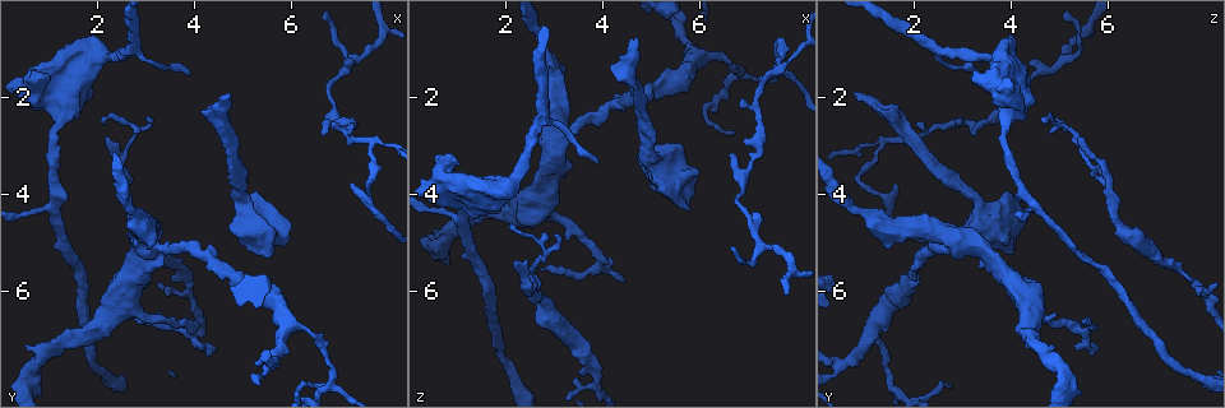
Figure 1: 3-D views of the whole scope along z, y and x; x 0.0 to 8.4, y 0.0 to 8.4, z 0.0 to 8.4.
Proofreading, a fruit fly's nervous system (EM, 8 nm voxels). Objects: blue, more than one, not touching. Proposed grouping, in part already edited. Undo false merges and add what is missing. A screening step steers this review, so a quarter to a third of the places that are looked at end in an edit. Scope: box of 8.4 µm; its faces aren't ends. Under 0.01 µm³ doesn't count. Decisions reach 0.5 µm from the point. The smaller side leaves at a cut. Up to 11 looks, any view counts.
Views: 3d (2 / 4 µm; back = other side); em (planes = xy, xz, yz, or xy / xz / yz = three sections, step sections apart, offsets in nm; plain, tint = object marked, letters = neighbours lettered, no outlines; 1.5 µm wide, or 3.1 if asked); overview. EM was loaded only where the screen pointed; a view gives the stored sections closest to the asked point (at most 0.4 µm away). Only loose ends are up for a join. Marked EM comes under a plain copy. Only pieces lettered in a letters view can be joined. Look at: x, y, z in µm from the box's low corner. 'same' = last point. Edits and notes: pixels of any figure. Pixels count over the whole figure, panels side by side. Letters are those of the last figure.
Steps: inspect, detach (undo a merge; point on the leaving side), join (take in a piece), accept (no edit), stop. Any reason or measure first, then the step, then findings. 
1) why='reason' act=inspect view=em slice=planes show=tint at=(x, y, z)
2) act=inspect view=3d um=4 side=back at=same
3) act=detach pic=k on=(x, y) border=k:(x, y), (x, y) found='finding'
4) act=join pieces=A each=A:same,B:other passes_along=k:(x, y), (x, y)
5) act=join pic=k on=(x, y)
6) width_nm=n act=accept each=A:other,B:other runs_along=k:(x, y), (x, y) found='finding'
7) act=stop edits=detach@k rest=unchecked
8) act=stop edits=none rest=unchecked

why='tapers out' act=inspect view=3d um=2 at=(3.85, 1.55, 3.40)

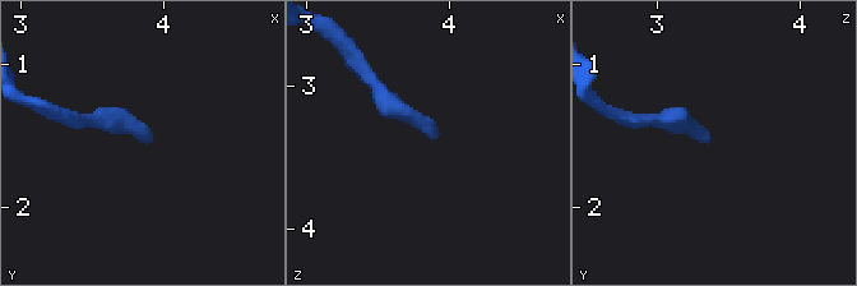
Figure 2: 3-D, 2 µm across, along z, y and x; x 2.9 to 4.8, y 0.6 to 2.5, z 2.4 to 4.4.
why='shape alone is not enough' act=inspect view=em slice=xz step=8 show=tint at=(3.86, 1.52, 3.38)

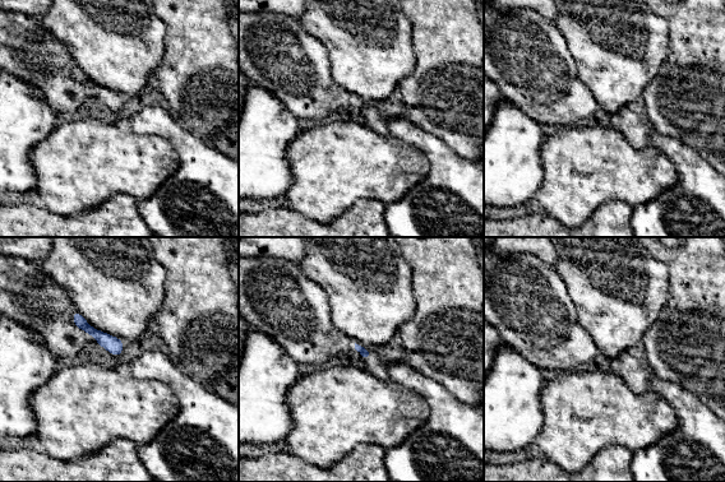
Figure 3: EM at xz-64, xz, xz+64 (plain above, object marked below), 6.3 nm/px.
act=inspect view=em slice=planes show=letters at=same

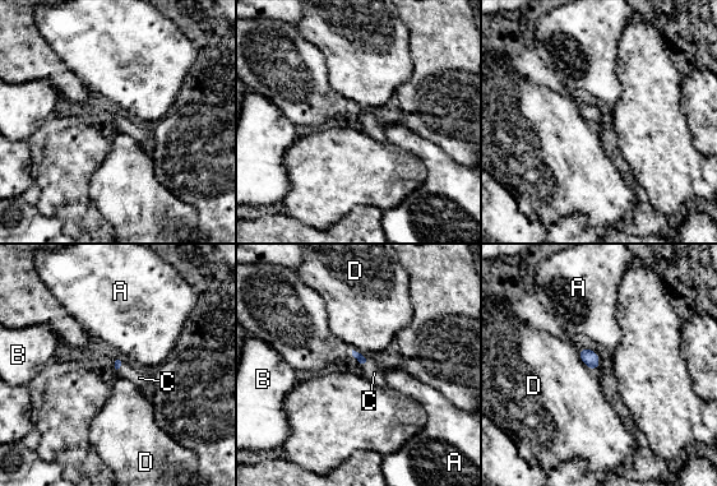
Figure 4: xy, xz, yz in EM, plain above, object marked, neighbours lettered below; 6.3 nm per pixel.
longest_contact=D:190nm act=join pieces=C each=A:other,B:other,C:same,D:other found='it goes on there'

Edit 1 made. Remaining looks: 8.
act=inspect view=overview

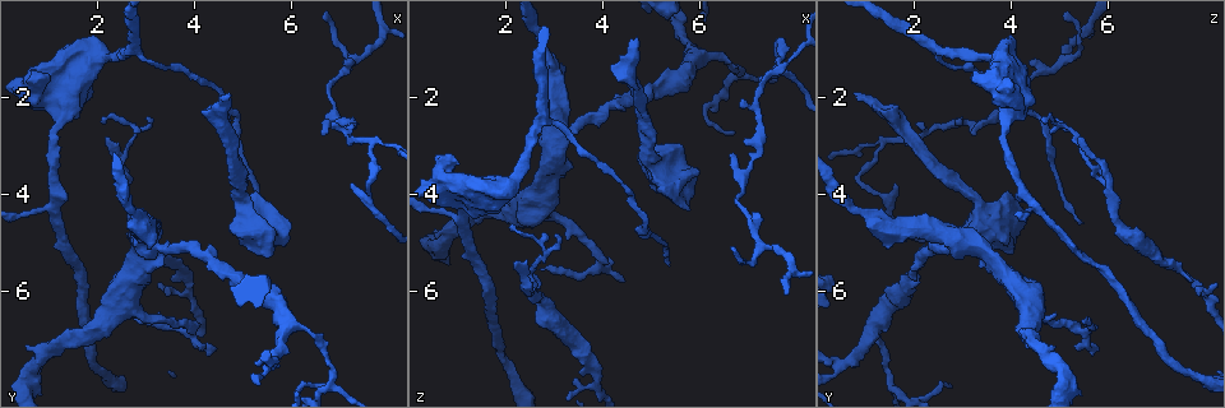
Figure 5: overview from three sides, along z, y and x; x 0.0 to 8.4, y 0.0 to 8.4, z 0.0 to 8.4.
why='thin end' act=inspect view=3d um=4 at=(4.45, 7.20, 5.80)

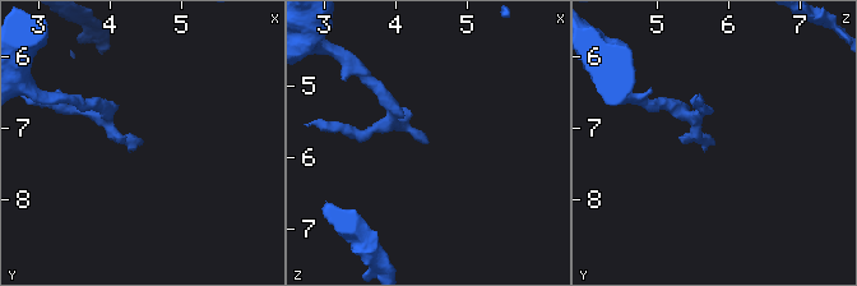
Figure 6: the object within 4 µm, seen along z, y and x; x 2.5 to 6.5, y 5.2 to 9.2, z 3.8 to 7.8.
act=inspect view=em slice=planes show=letters at=(4.40, 7.20, 5.85)

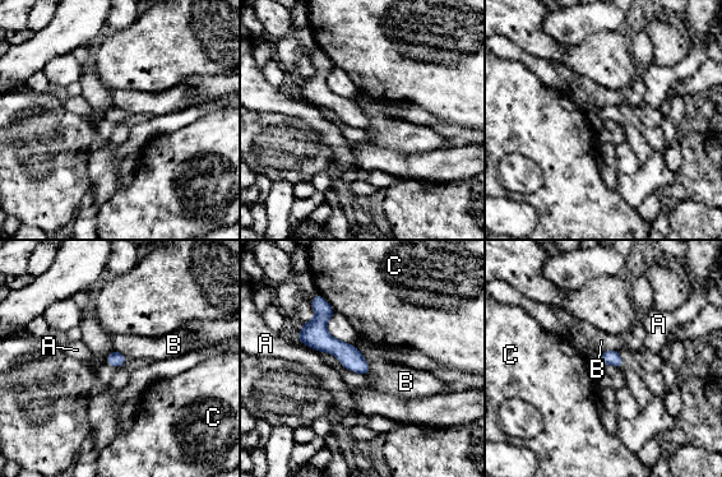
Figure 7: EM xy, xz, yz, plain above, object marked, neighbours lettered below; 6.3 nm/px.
act=accept each=A:other,B:other,C:other border=7:(362, 357), (368, 365), (368, 375) found='no lettered piece goes on from it'

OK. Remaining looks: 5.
why='free end' act=inspect view=3d um=2 at=(3.05, 2.40, 4.85)

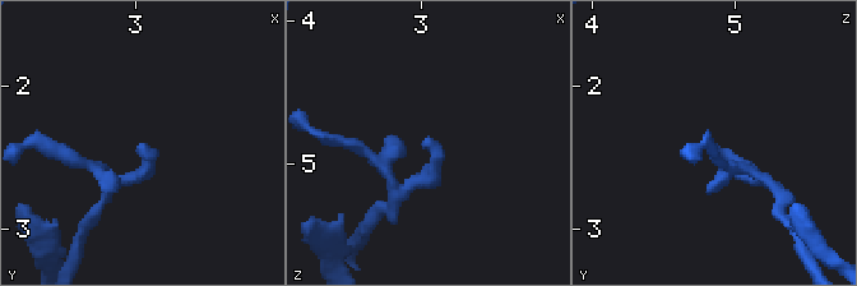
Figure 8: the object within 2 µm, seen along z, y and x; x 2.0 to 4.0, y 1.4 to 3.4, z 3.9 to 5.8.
why='need the tissue' act=inspect view=em slice=yz step=8 show=letters at=(3.00, 2.44, 4.86)

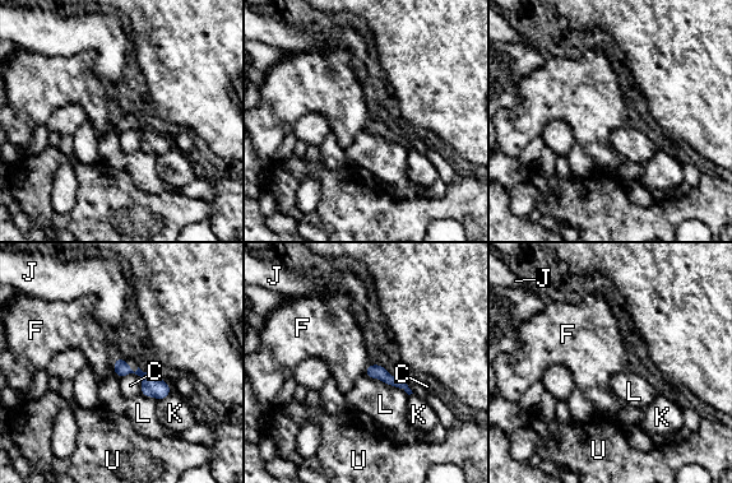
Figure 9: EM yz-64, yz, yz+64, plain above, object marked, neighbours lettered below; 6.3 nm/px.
why='another direction' act=inspect view=em slice=planes show=letters at=same

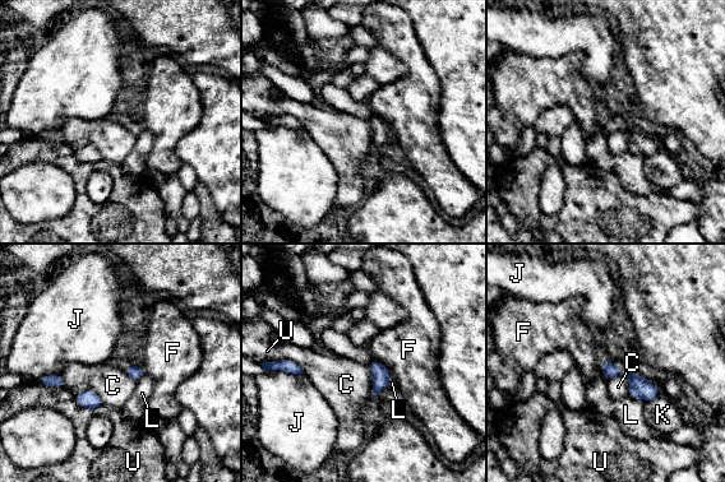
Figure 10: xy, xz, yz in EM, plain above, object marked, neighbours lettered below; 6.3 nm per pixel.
act=accept each=C:other,F:other,J:other,K:other,L:other,U:other border=10:(628, 394), (645, 402) found='none of them fits'

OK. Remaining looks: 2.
why='thick end' act=inspect view=em slice=planes show=letters at=(0.75, 1.45, 3.60)

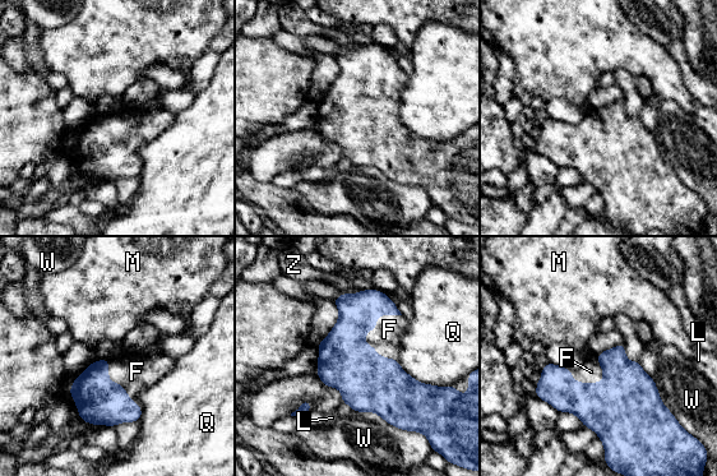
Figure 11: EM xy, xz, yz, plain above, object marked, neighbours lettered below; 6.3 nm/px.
act=join pieces=F each=F:same,L:other,M:other,Q:other,W:other,Z:other found='the cell continues'

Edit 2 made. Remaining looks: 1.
act=stop edits=join@4,join@11 rest=unchecked

